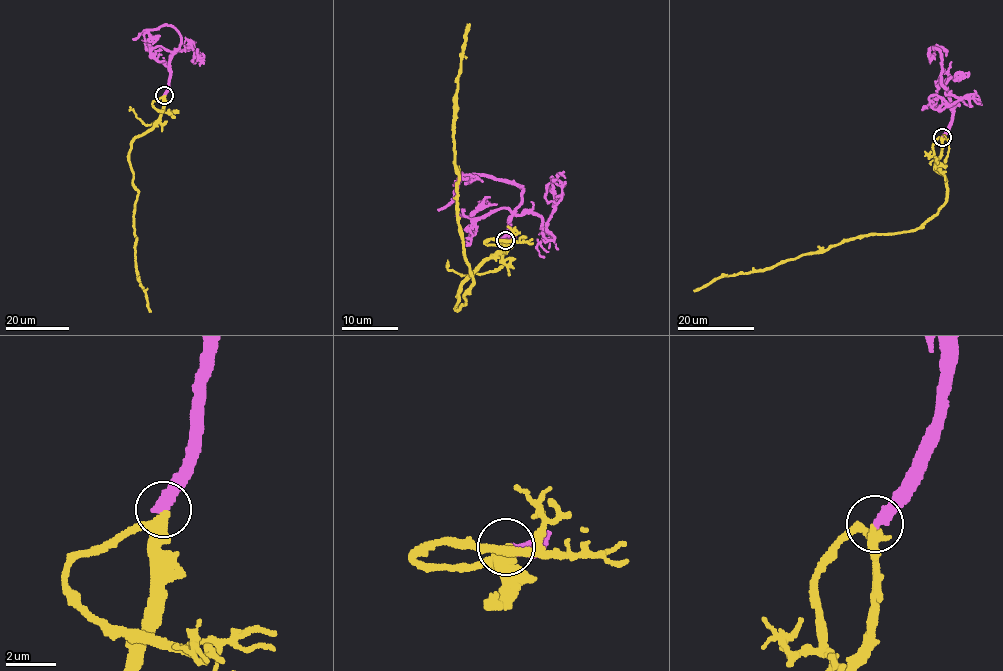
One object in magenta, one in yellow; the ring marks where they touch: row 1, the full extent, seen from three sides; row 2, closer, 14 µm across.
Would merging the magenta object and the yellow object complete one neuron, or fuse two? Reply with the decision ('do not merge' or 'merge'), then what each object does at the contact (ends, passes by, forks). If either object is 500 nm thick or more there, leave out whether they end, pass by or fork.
merge; magenta ends; yellow passes by

